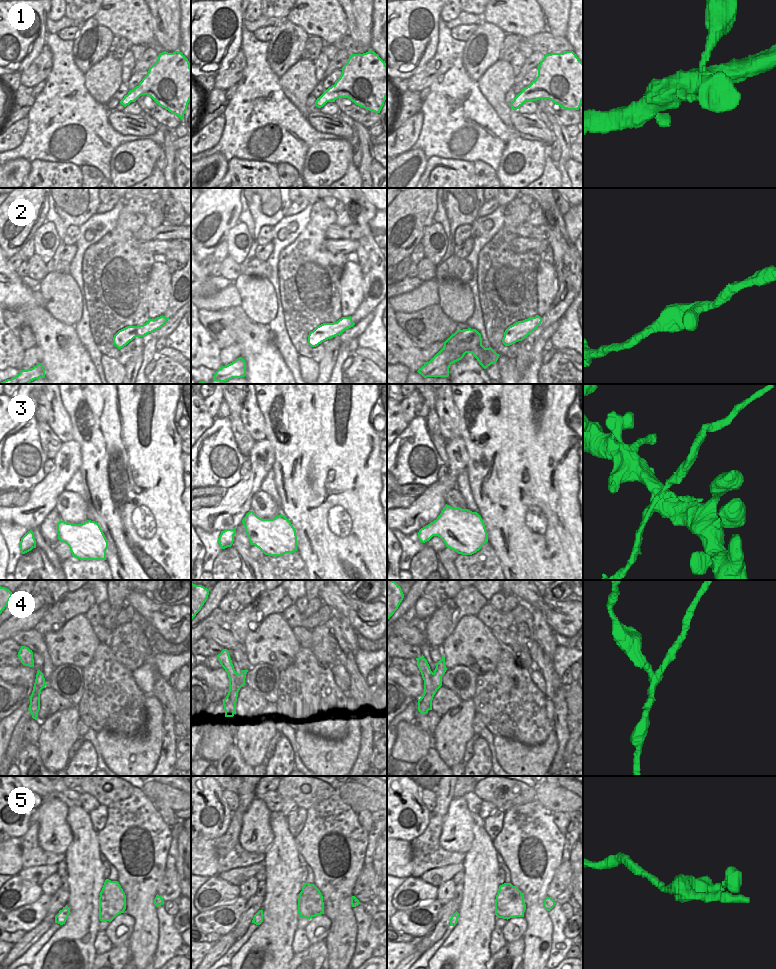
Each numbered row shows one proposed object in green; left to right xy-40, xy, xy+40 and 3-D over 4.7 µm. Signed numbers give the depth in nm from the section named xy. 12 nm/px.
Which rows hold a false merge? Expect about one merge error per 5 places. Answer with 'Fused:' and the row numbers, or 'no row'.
Fused: 3, 4, 5

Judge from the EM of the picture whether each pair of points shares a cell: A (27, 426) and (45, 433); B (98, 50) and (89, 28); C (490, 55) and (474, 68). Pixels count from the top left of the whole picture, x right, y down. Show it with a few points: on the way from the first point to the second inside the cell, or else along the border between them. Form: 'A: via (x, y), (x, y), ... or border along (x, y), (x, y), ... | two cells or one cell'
A: border along (36, 425), (40, 445), (45, 452) | two cells
B: via (92, 44), (92, 39), (86, 33) | one cell
C: via (486, 58), (478, 65) | one cell

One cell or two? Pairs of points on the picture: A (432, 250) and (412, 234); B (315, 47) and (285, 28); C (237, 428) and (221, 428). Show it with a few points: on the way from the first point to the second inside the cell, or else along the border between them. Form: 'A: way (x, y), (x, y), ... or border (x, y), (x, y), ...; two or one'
A: border (433, 222), (425, 228), (424, 235), (420, 241); two
B: border (309, 36), (301, 57); two
C: border (230, 418), (233, 438), (240, 450); two

